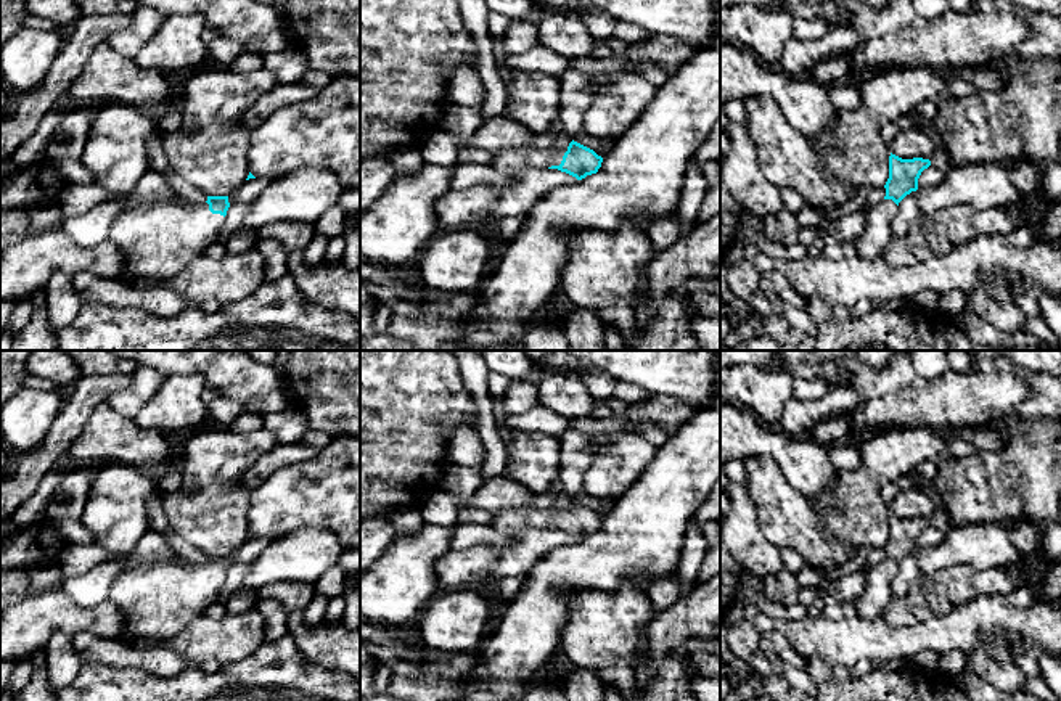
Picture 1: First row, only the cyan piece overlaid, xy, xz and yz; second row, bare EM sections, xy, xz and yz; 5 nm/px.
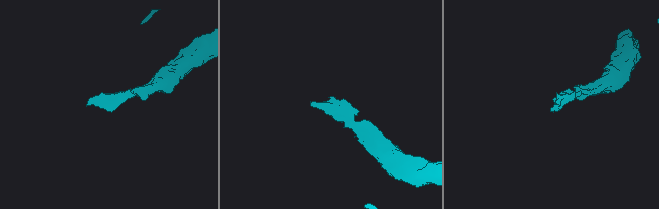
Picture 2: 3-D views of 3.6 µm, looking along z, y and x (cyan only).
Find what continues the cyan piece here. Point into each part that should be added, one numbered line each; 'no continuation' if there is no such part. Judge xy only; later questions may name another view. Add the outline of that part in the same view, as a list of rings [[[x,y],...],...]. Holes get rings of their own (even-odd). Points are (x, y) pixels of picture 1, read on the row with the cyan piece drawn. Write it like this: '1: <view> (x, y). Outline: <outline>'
1: xy (159, 238). Outline: [[[154,201],[124,209],[113,222],[108,240],[124,254],[127,270],[121,278],[132,281],[166,281],[204,254],[217,241],[225,217],[212,214],[209,204]]]

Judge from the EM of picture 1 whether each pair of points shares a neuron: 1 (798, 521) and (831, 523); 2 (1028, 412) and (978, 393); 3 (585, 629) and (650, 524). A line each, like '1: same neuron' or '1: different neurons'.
1: different neurons
2: different neurons
3: different neurons

